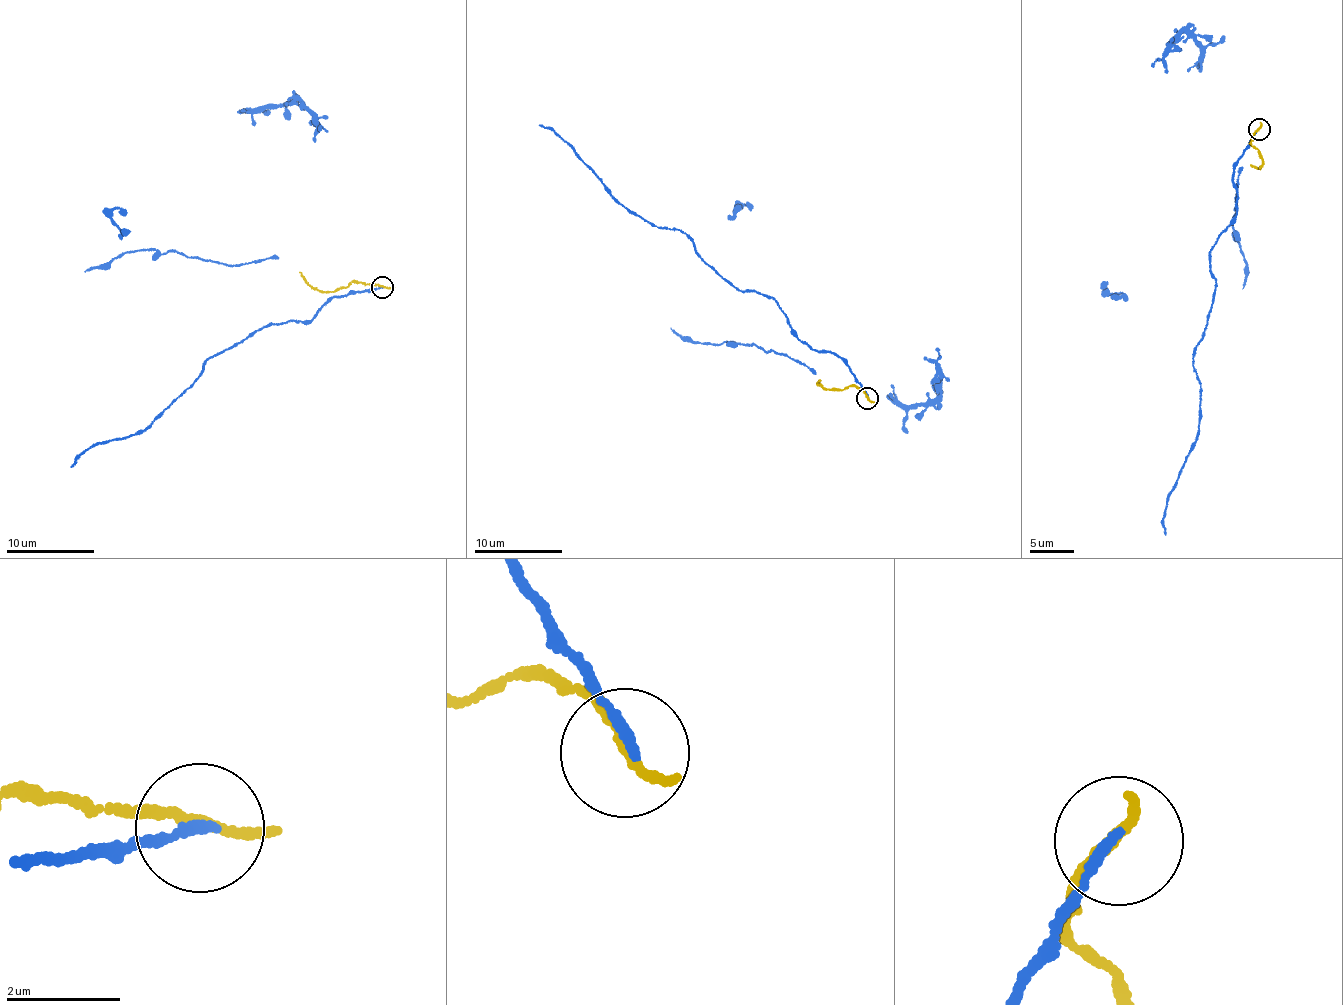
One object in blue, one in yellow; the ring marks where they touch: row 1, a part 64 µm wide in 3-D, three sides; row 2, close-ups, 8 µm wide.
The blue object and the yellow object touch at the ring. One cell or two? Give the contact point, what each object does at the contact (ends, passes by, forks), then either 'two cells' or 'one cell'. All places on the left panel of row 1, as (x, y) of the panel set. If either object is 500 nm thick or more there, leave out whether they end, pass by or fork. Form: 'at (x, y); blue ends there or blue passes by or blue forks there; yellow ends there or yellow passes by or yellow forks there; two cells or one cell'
at (382, 287); blue ends there; yellow passes by; one cell

